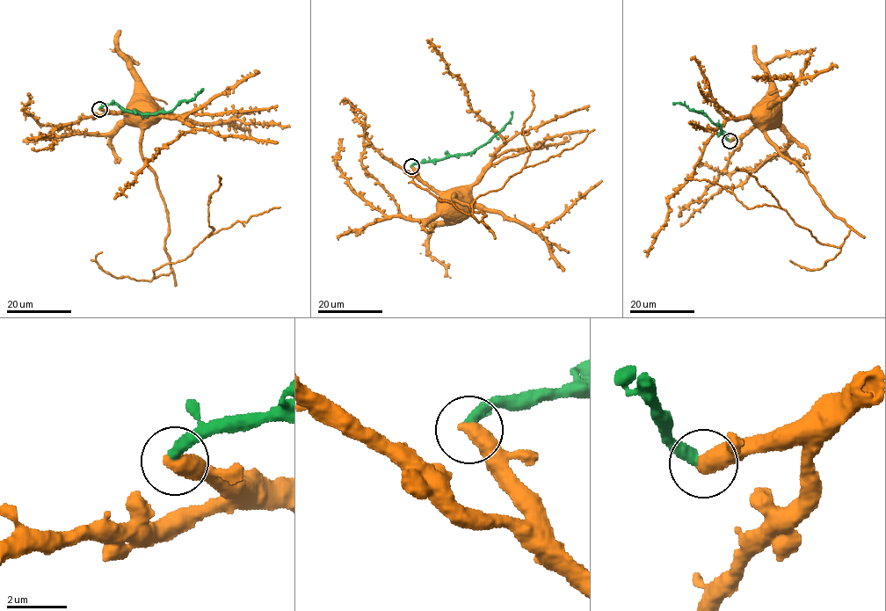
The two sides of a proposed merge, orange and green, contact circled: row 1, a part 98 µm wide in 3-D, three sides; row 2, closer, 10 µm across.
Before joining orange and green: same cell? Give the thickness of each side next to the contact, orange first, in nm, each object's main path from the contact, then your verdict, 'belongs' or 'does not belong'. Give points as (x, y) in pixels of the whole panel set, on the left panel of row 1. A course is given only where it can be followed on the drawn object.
550/360 nm | orange via (100, 108), (141, 127), (167, 214), (171, 271), (154, 277), (214, 229), (217, 174) | green via (100, 108), (118, 104), (140, 112), (172, 111), (203, 89) | does not belong

